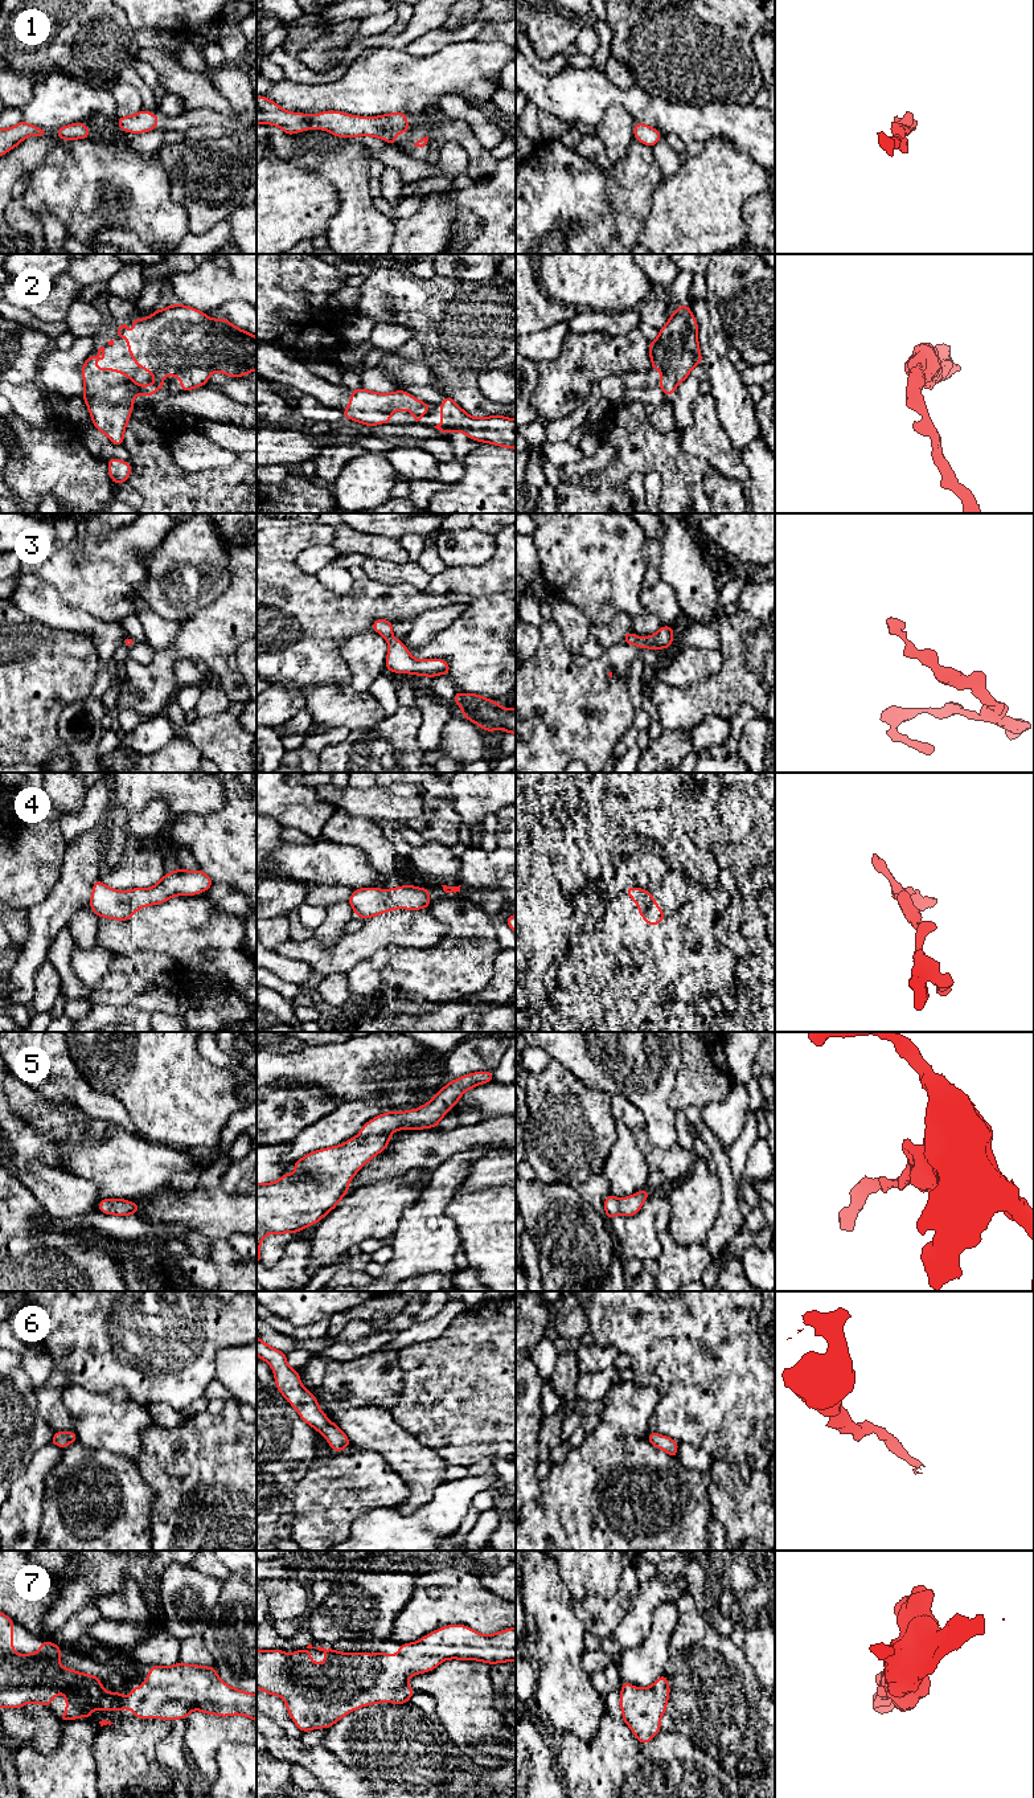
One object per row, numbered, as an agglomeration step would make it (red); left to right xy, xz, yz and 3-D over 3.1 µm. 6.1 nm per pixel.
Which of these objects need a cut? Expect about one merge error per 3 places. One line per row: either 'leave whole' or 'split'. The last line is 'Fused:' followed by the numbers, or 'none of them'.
1: leave whole
2: leave whole
3: leave whole
4: leave whole
5: leave whole
6: leave whole
7: leave whole
Fused: none of them

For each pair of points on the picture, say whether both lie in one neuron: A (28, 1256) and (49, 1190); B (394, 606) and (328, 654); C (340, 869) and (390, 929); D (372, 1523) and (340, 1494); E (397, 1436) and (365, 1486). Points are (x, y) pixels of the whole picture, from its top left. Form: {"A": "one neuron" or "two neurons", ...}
{"A": "two neurons", "B": "one neuron", "C": "two neurons", "D": "two neurons", "E": "two neurons"}

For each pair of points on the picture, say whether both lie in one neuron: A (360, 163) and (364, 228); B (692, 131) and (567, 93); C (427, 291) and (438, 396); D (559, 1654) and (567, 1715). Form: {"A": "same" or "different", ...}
{"A": "same", "B": "same", "C": "different", "D": "same"}

